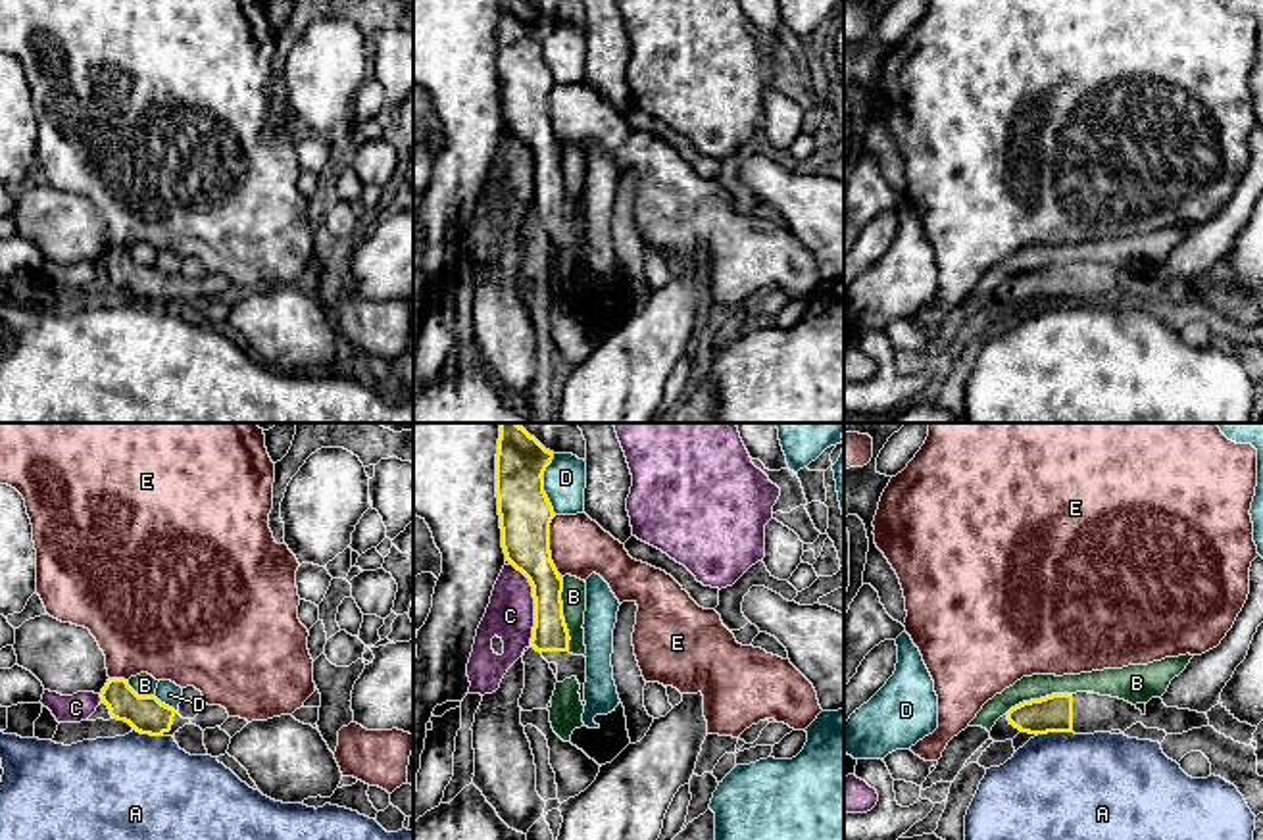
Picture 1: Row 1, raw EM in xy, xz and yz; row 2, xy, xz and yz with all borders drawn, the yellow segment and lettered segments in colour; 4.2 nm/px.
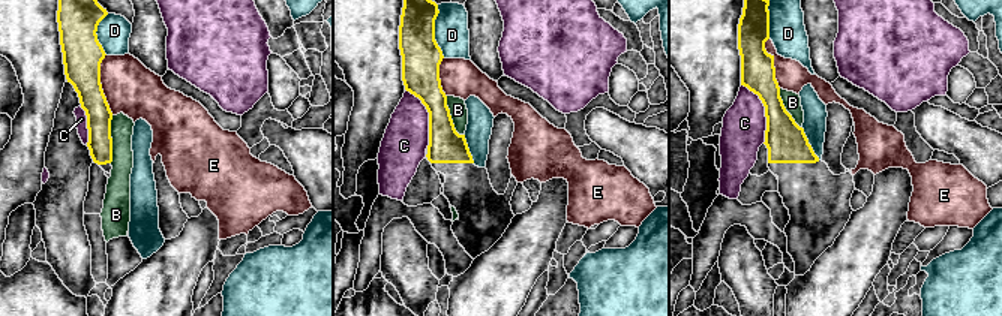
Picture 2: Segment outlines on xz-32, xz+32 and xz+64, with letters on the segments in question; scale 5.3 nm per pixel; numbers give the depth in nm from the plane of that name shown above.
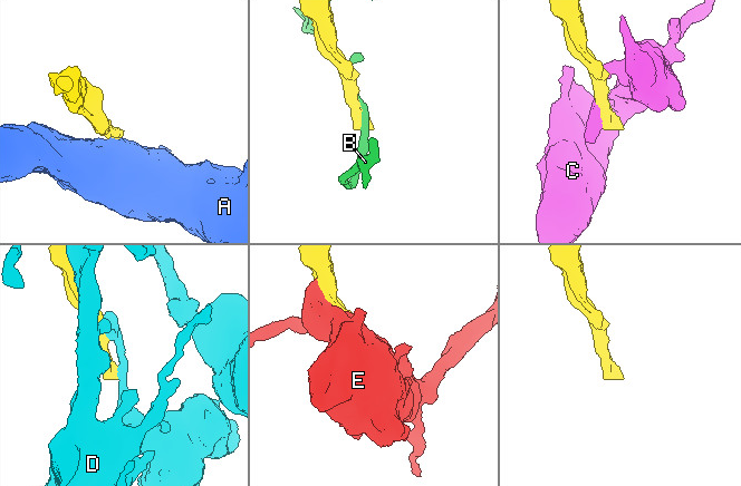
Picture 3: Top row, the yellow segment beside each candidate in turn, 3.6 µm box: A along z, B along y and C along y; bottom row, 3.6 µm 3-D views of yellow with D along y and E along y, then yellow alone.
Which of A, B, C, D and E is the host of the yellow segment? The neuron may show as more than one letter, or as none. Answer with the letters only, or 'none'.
none

